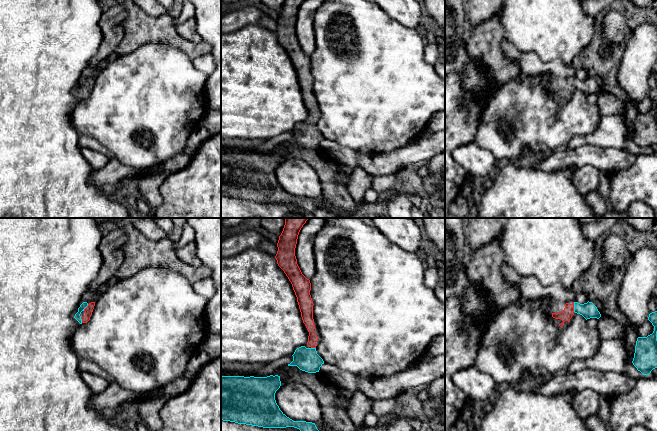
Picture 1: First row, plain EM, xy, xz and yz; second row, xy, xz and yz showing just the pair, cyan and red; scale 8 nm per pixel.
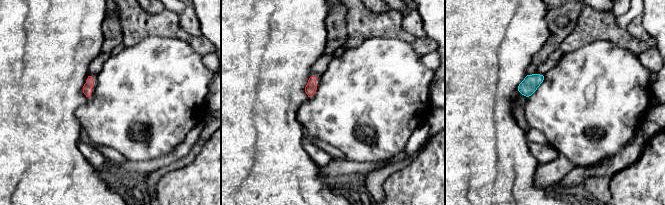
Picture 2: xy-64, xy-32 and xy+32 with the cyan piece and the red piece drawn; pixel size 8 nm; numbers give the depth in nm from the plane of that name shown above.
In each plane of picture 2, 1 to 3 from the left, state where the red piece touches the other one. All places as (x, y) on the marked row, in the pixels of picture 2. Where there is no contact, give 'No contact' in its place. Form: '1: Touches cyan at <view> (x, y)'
1: No contact
2: No contact
3: No contact

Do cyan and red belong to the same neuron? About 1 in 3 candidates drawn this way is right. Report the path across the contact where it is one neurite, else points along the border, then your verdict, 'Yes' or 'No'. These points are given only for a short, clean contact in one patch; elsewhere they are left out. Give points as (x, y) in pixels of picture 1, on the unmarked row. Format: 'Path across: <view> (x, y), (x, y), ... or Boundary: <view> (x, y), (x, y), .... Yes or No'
Path across: yz (588, 86), (574, 83), (565, 91). Yes

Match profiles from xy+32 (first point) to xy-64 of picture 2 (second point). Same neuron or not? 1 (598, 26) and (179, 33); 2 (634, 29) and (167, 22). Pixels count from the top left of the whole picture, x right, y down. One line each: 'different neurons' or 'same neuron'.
1: same neuron
2: different neurons

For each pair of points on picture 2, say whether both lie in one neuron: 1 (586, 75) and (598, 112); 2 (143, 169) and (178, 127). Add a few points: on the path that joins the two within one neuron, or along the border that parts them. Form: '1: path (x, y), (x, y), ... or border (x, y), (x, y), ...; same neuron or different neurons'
1: path (595, 84), (596, 103); same neuron
2: border (173, 150), (152, 159), (128, 161); different neurons

